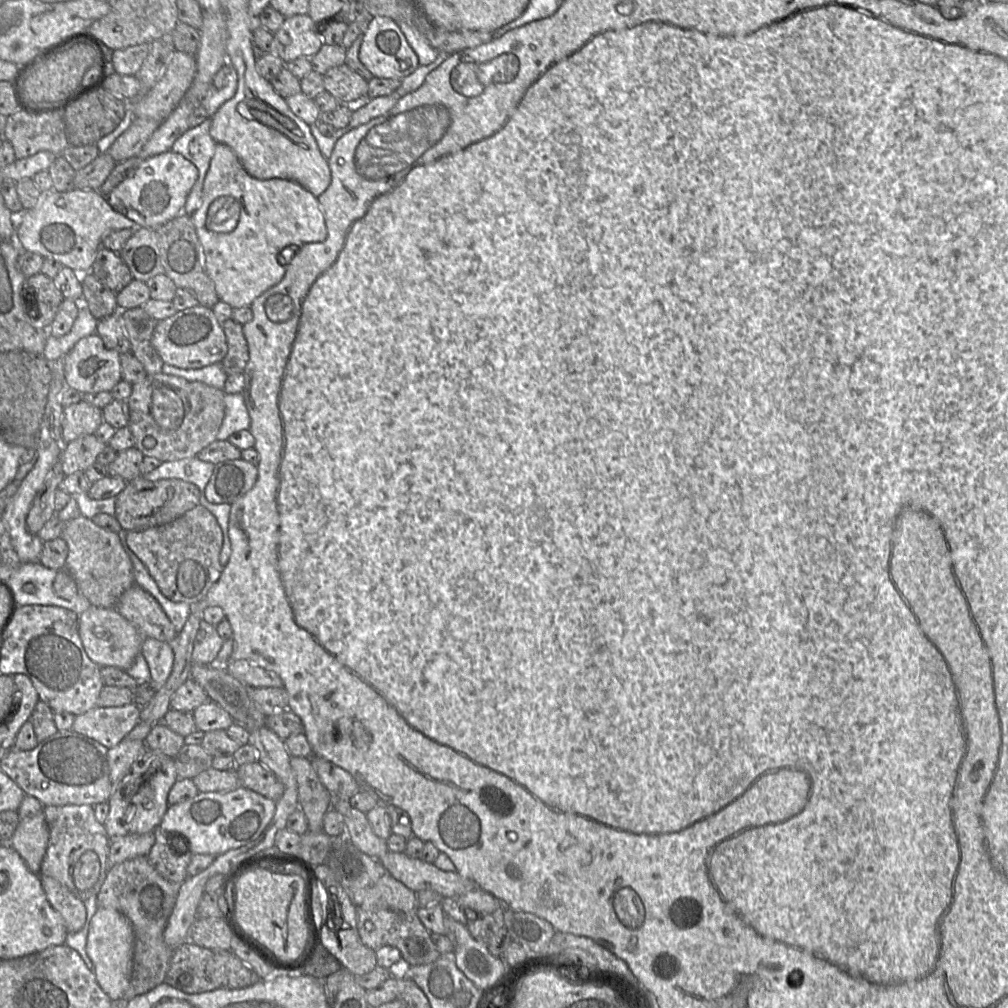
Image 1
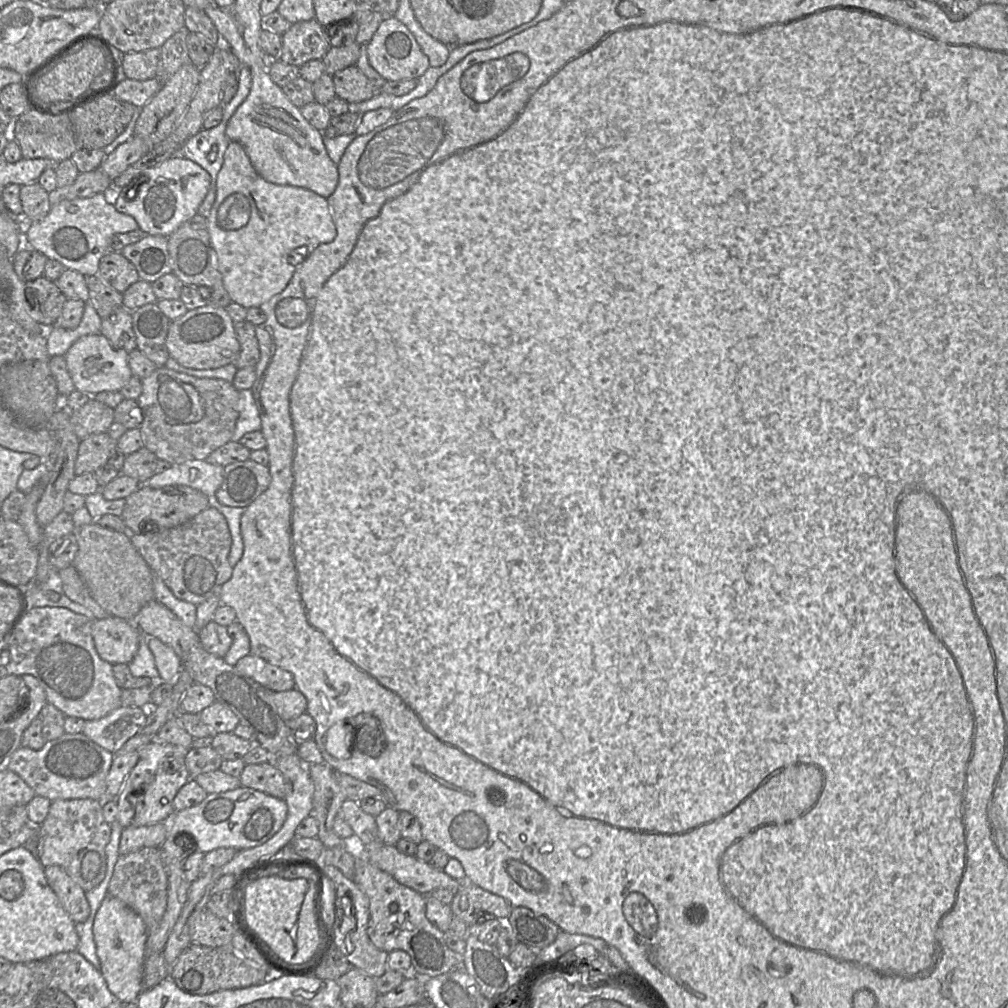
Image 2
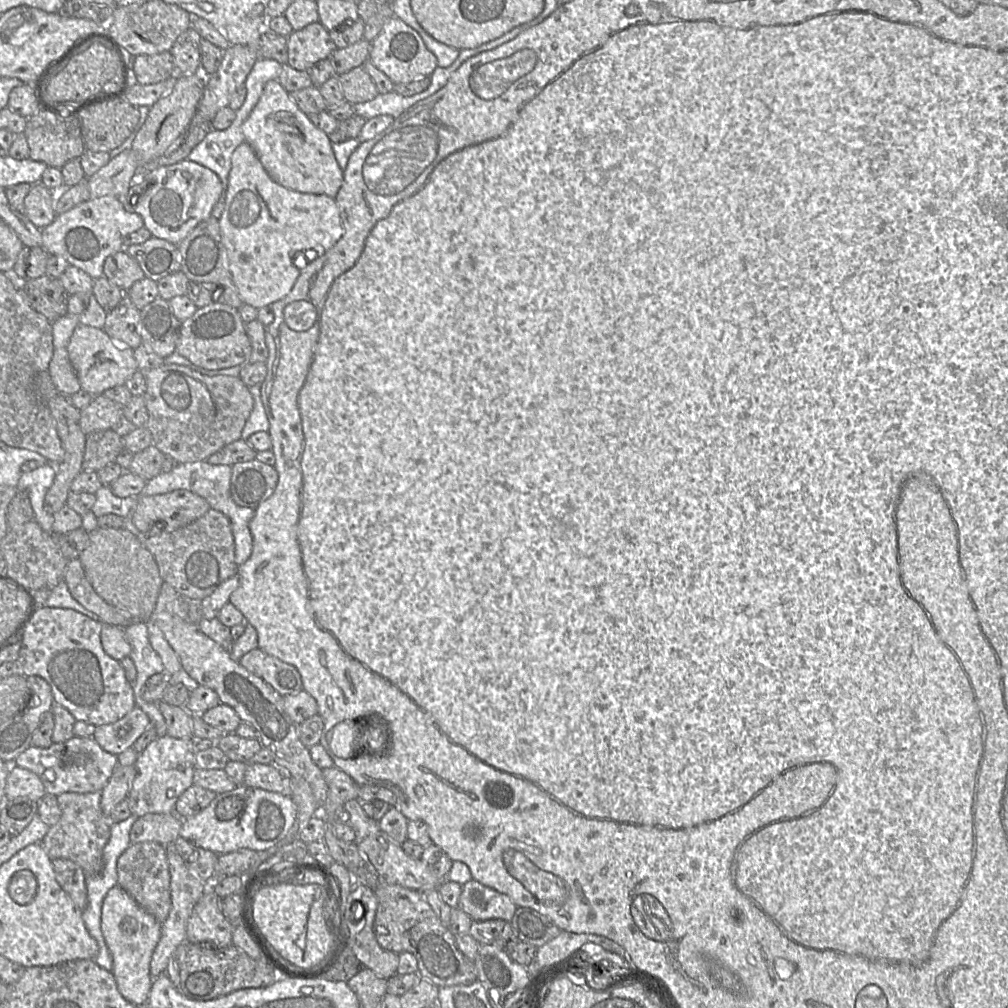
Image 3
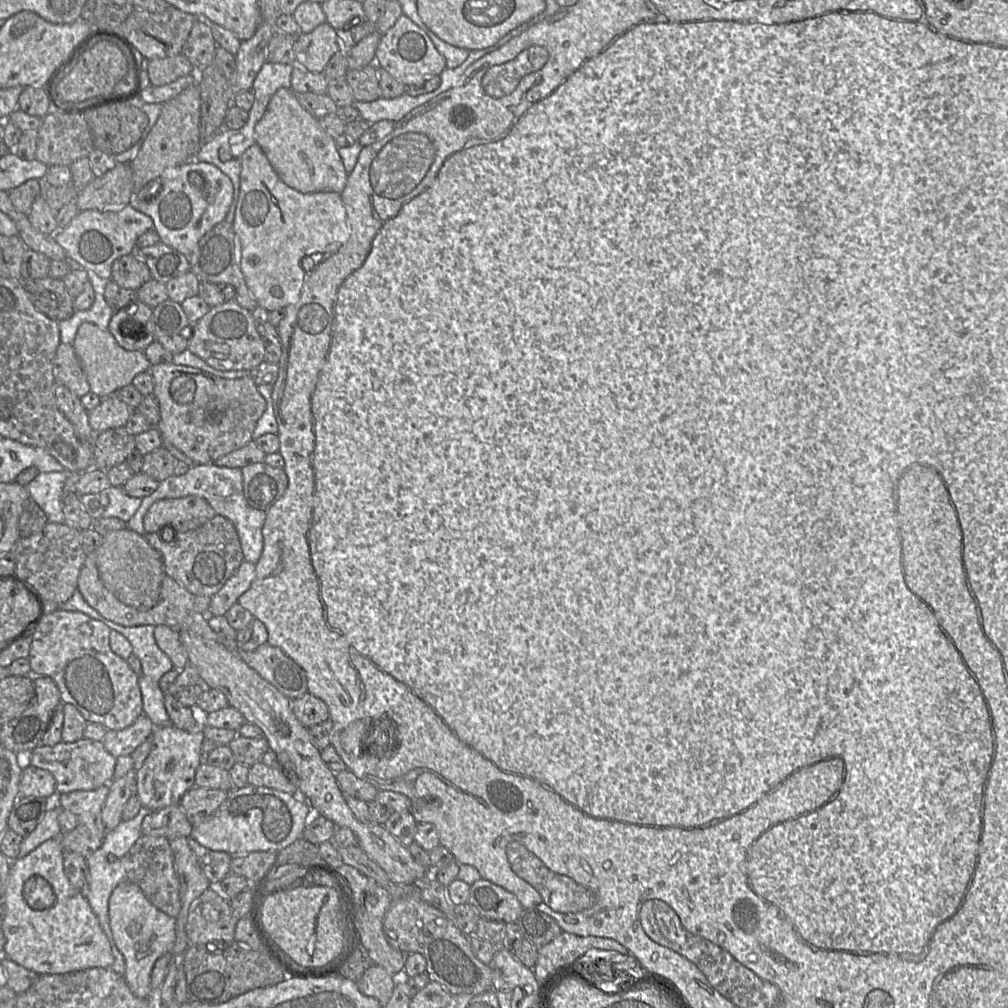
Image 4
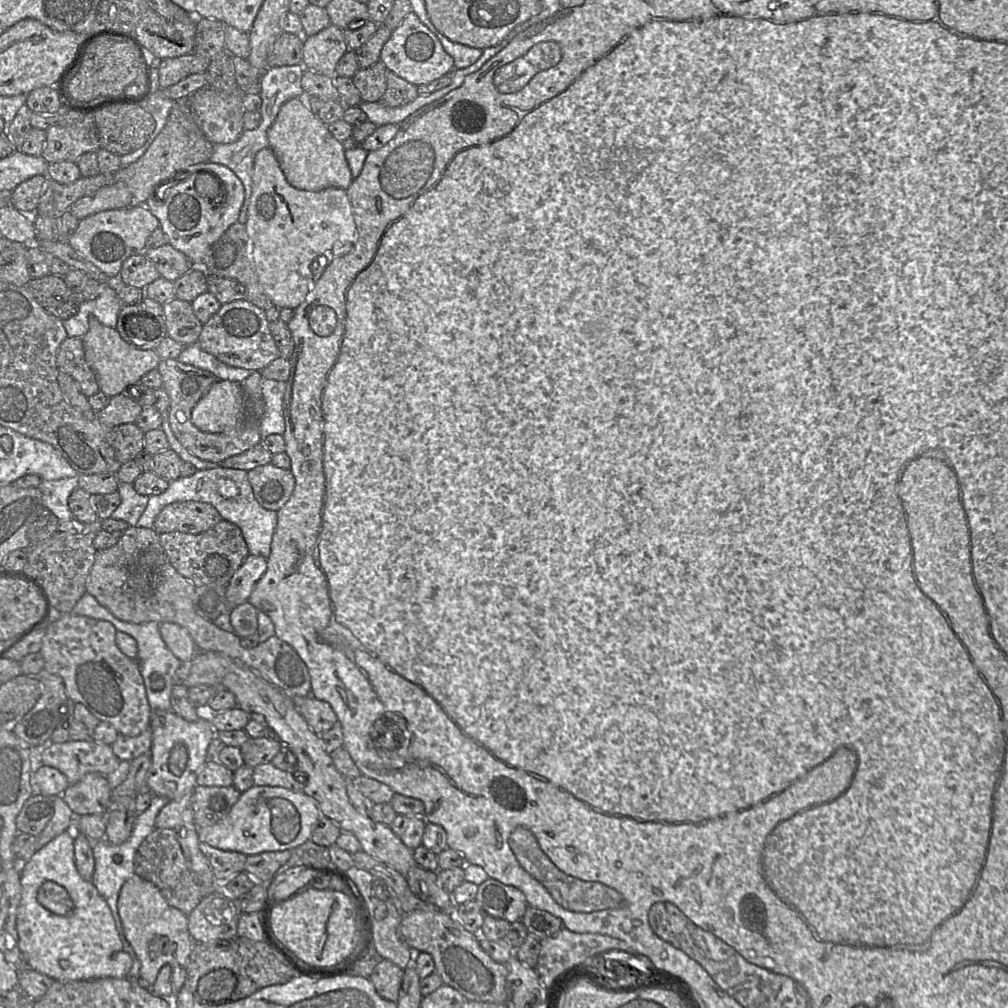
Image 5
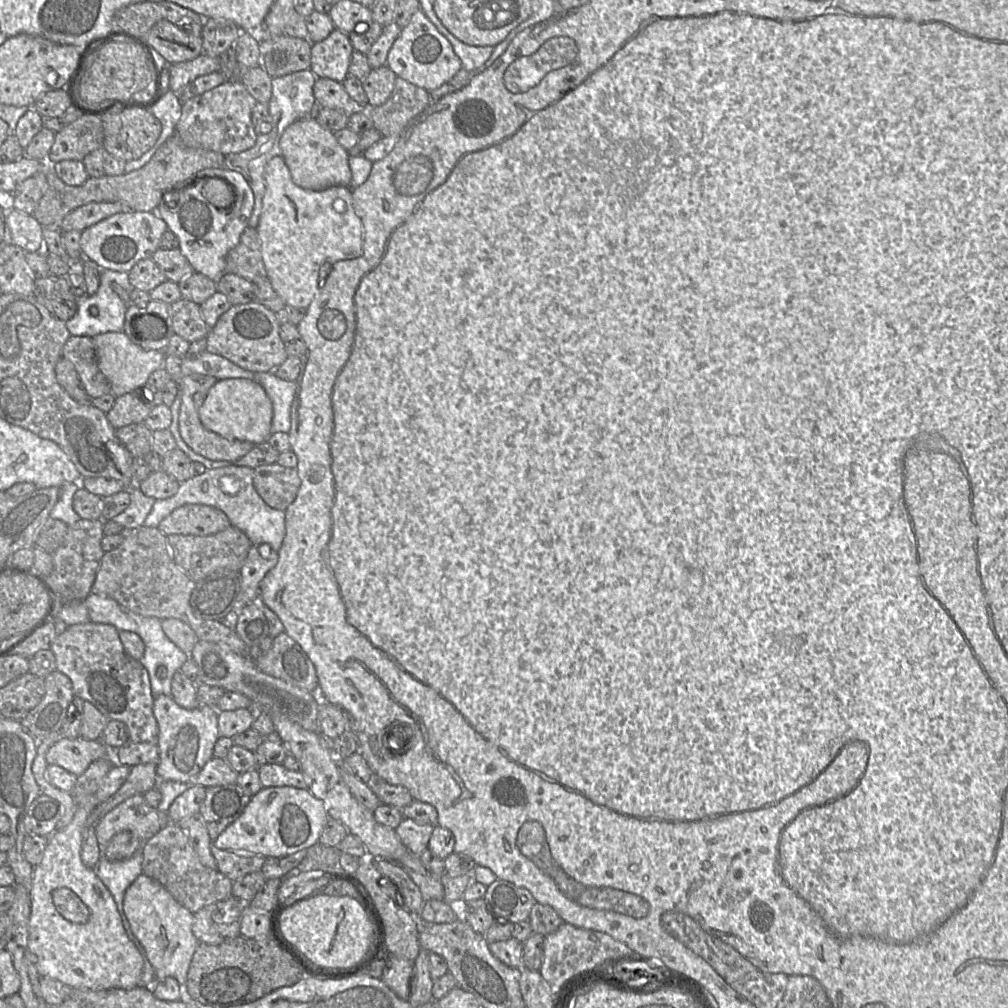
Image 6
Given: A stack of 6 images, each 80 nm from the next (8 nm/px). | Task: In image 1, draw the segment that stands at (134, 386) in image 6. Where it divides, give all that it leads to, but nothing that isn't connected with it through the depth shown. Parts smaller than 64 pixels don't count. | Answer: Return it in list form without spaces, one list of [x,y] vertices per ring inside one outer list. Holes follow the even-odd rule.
[[[96,333],[81,338],[64,357],[66,386],[81,394],[110,392],[122,380],[120,357],[120,353],[107,348]]]

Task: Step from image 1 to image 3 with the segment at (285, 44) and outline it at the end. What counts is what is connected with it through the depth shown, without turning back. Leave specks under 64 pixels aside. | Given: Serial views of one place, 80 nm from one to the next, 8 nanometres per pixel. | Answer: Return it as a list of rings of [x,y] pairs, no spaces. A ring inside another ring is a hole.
[[[319,21],[293,30],[286,38],[287,64],[297,70],[308,71],[317,62],[329,58],[337,49],[329,31]]]

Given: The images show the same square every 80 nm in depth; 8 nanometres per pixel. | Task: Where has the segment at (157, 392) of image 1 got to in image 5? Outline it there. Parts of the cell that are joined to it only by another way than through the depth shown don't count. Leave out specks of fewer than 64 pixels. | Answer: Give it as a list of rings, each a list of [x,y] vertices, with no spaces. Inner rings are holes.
[[[177,359],[161,360],[156,369],[162,376],[162,388],[170,398],[168,418],[171,430],[177,440],[193,455],[205,461],[221,462],[260,443],[259,422],[264,414],[264,399],[261,389],[262,376],[259,371],[252,371],[246,379],[240,382],[246,396],[247,408],[247,415],[243,422],[222,432],[210,433],[201,431],[192,423],[191,412],[198,401],[220,379],[211,372],[184,364]]]

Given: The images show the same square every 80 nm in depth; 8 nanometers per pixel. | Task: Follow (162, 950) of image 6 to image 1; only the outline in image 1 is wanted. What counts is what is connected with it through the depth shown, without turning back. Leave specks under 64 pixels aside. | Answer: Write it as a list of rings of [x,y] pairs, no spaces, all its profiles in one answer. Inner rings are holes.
[[[99,907],[90,921],[86,953],[93,964],[99,986],[111,1000],[122,999],[129,986],[133,951],[134,931],[128,918],[115,909]]]

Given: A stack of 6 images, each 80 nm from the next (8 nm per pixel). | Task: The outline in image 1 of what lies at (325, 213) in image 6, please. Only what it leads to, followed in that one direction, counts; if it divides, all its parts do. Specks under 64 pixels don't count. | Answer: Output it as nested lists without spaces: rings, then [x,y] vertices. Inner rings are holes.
[[[225,144],[216,146],[204,179],[202,205],[191,214],[191,218],[204,250],[206,273],[215,285],[219,300],[232,308],[250,307],[257,297],[282,280],[286,266],[279,263],[278,255],[283,248],[323,242],[327,238],[325,219],[317,197],[291,180],[252,177],[235,152]]]

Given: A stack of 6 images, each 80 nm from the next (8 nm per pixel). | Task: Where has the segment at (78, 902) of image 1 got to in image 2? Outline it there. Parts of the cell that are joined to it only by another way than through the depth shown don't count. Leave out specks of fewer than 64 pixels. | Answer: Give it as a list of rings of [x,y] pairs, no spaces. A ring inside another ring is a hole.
[[[60,866],[46,867],[44,872],[49,886],[71,920],[75,924],[86,921],[90,913],[86,892]]]

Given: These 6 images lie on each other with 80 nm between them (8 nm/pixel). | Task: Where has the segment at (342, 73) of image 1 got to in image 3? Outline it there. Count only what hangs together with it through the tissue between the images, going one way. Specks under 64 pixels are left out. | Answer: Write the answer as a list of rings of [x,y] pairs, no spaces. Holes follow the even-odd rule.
[[[363,66],[336,76],[338,76],[344,98],[350,104],[370,101],[379,94],[372,78]]]

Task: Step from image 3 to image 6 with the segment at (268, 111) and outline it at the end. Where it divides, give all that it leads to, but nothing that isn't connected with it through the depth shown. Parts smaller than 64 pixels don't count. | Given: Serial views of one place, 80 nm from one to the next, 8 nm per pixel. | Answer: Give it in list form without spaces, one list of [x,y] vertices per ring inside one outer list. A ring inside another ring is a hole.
[[[307,116],[290,124],[281,135],[279,145],[281,157],[297,186],[308,190],[324,190],[332,186],[349,187],[352,176],[348,161],[349,152],[315,117]]]

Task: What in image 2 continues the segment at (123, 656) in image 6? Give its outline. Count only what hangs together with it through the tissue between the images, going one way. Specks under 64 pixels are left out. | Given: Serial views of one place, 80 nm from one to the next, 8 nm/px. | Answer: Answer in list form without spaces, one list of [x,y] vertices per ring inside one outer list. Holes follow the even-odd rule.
[[[23,605],[9,635],[4,638],[4,648],[10,652],[10,662],[5,666],[8,675],[32,675],[45,690],[47,703],[66,716],[85,721],[100,719],[121,707],[122,689],[113,674],[113,664],[101,659],[92,636],[92,619],[63,607],[28,607]]]

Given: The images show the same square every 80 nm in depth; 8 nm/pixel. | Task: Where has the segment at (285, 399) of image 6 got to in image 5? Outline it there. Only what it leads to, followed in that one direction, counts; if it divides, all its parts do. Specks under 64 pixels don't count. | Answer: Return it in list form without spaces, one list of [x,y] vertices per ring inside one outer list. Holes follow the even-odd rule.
[[[262,377],[261,389],[264,399],[264,414],[259,422],[261,438],[269,434],[283,435],[285,431],[283,402],[286,382]]]

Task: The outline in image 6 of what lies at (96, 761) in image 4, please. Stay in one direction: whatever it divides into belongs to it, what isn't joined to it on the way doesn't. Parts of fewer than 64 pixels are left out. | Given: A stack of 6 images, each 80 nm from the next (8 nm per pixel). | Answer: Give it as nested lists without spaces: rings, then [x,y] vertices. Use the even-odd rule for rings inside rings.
[[[82,737],[62,738],[45,752],[48,765],[57,765],[75,775],[81,776],[89,765],[100,758],[109,758],[116,763],[112,750],[100,740]]]

